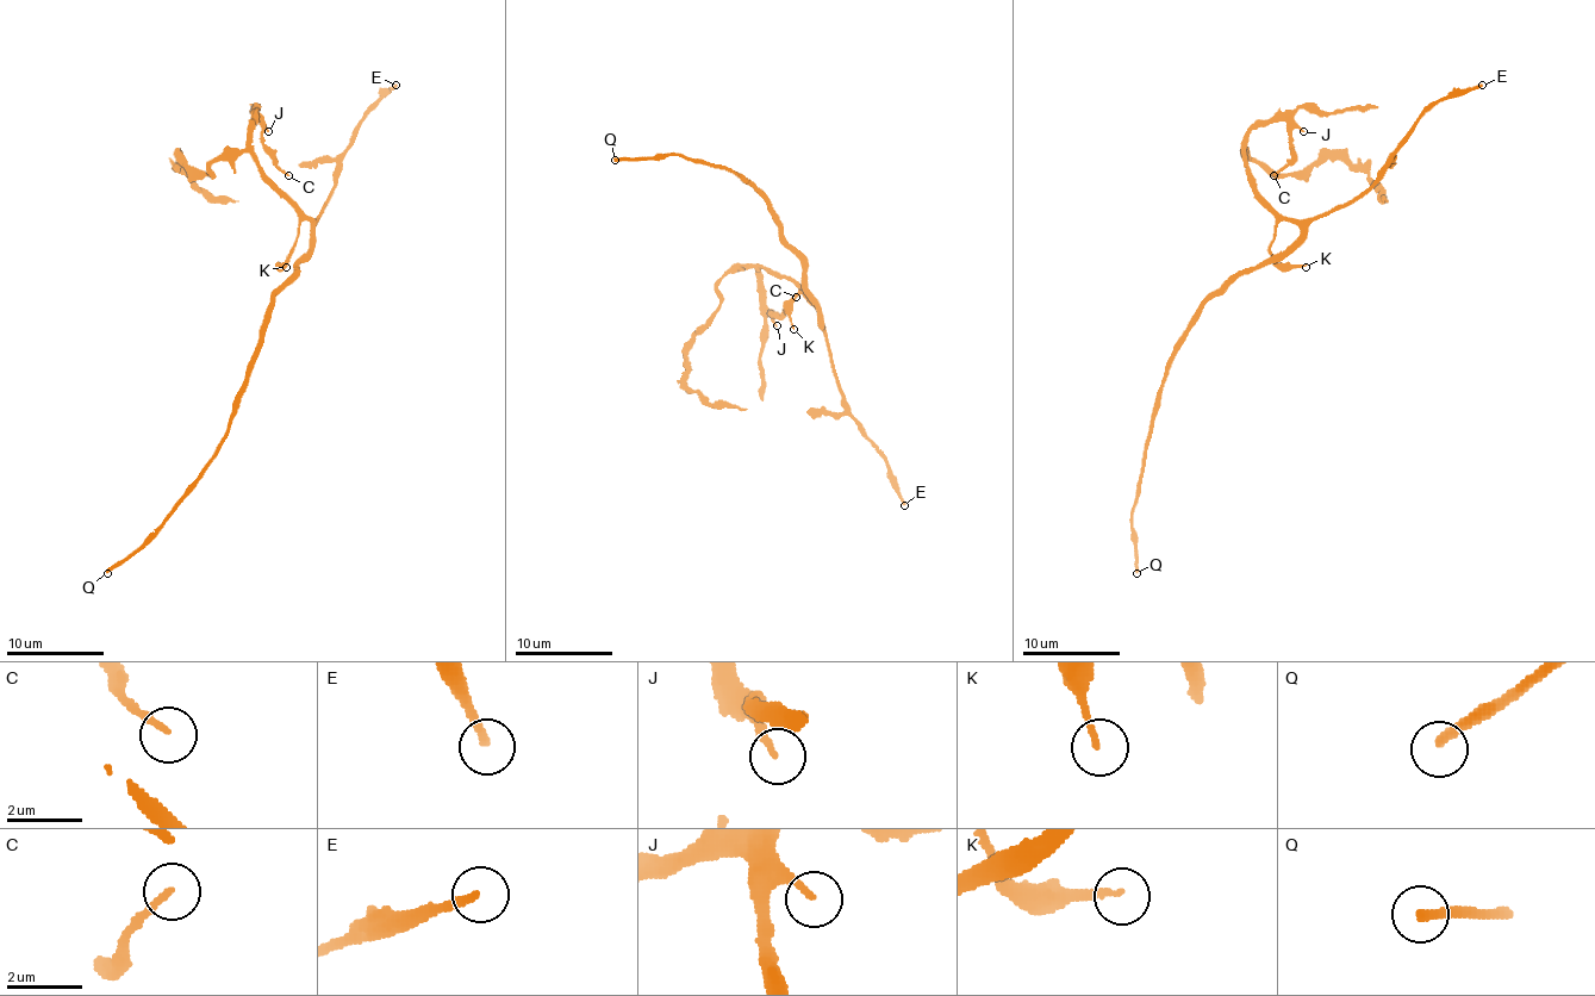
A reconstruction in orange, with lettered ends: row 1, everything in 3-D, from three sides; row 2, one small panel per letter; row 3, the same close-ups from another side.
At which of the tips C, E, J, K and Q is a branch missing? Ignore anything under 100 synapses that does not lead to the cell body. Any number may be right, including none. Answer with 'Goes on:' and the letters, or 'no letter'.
Goes on: E

